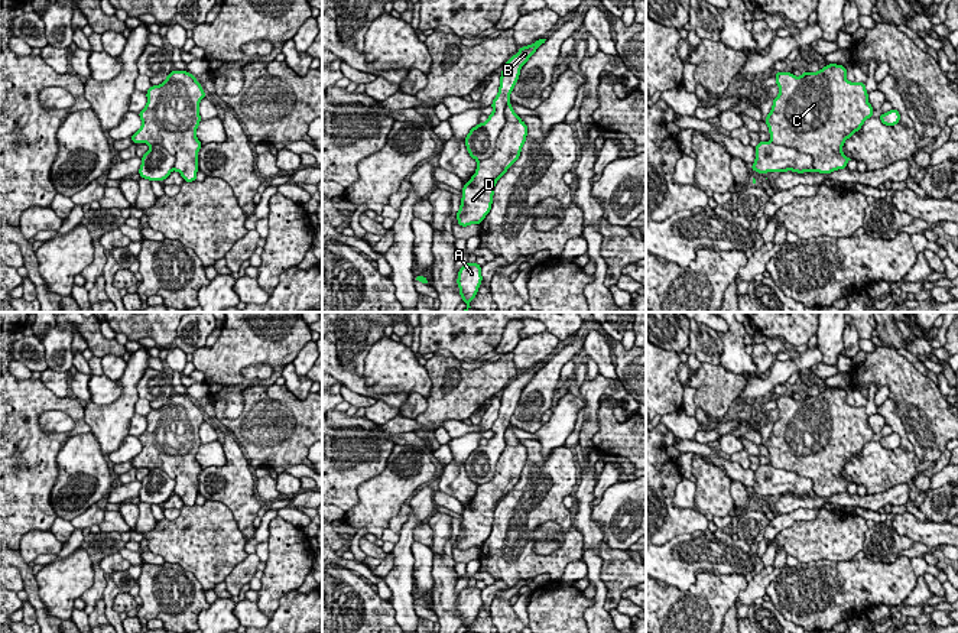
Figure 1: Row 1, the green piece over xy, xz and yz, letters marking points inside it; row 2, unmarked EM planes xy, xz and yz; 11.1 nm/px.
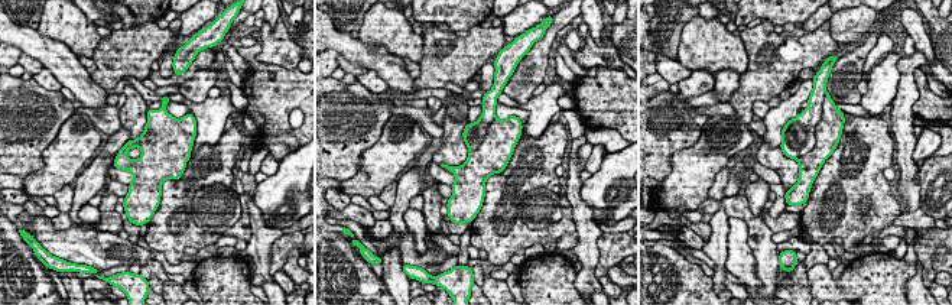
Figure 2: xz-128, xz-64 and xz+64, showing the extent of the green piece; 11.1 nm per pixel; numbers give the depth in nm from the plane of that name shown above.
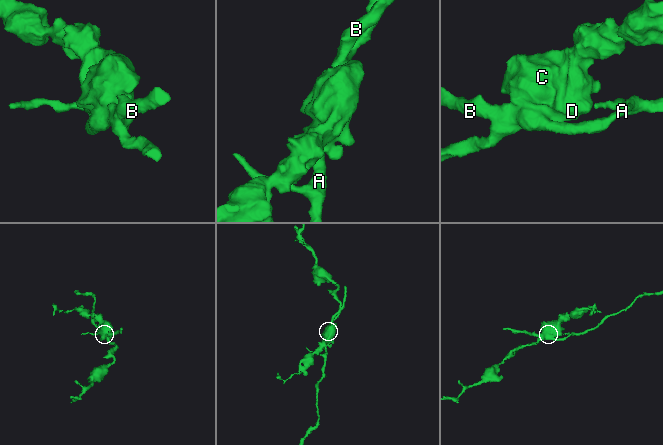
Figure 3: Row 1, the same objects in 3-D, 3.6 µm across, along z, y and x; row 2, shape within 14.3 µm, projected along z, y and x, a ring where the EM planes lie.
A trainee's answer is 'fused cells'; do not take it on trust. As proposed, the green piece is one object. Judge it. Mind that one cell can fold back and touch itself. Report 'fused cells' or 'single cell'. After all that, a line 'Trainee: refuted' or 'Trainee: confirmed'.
fused cells
Trainee: confirmed

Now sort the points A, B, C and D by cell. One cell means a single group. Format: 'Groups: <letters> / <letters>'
Groups: A B / C D

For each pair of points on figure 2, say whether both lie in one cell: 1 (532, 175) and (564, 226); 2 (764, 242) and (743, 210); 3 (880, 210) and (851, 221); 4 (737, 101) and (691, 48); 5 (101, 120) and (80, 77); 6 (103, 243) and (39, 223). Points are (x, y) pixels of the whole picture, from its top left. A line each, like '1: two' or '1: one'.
1: one
2: one
3: one
4: two
5: two
6: one

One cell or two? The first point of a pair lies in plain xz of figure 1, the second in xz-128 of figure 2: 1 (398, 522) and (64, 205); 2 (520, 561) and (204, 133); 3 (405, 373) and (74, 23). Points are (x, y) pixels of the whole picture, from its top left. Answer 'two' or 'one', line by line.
1: one
2: two
3: one

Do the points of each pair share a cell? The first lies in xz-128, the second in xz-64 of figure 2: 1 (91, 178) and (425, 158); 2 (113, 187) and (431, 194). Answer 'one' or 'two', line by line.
1: two
2: two

